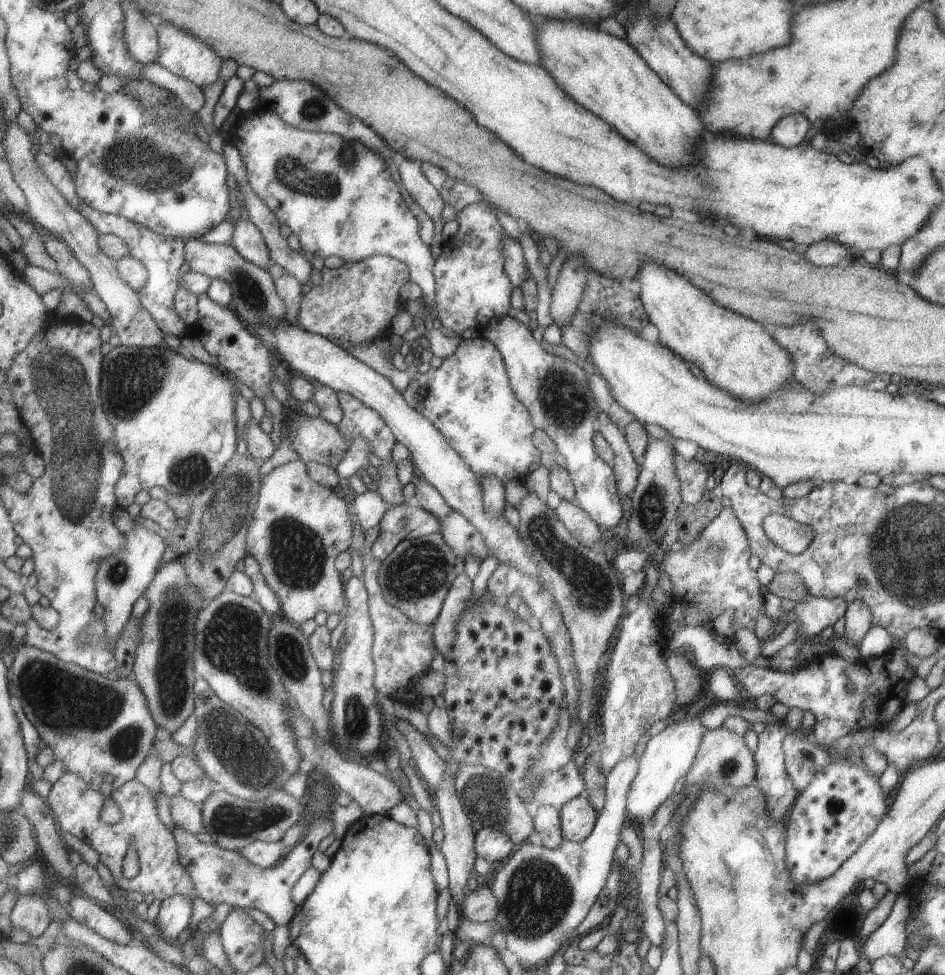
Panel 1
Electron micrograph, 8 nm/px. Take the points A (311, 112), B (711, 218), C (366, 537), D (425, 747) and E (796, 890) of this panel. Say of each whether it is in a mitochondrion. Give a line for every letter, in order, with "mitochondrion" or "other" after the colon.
A: mitochondrion
B: other
C: other
D: other
E: other

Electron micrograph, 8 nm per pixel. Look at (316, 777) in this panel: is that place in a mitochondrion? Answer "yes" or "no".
no

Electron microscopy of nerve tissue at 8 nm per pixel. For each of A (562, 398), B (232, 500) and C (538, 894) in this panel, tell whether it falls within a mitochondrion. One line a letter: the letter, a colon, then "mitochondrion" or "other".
A: mitochondrion
B: mitochondrion
C: mitochondrion

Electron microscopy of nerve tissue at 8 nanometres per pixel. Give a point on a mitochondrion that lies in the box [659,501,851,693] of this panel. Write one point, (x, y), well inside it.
(716, 548)

